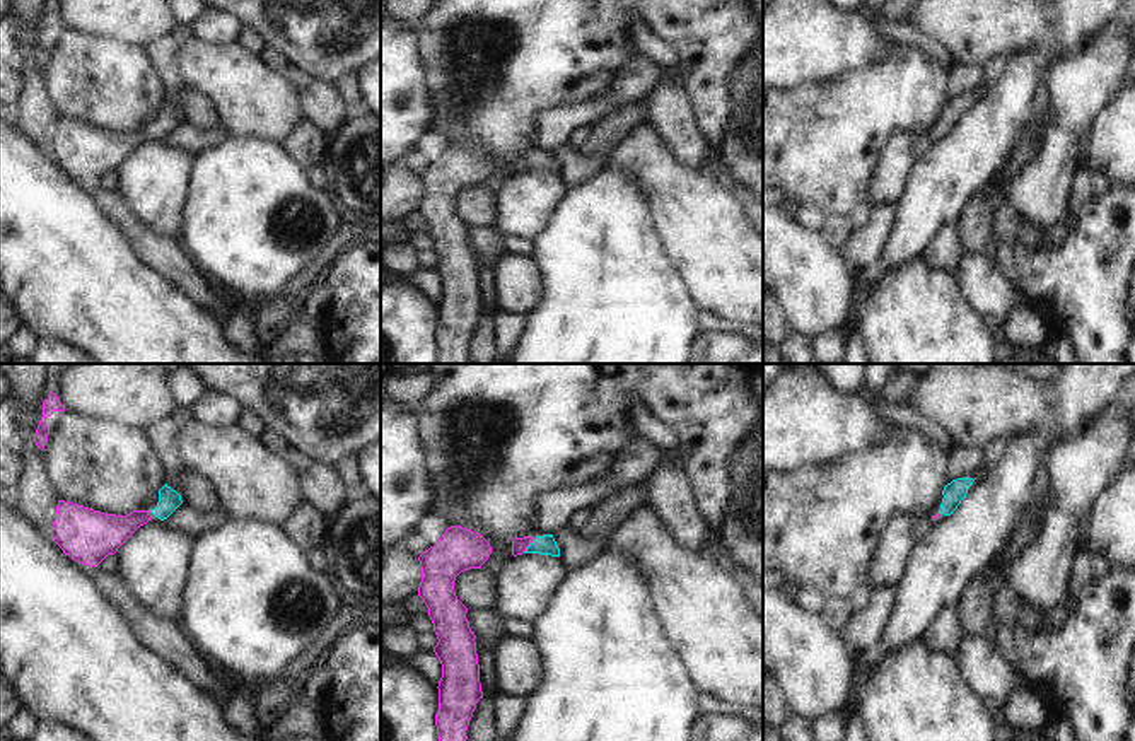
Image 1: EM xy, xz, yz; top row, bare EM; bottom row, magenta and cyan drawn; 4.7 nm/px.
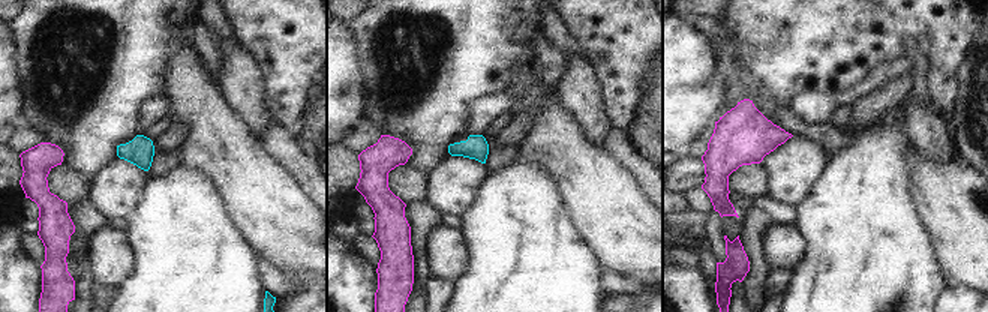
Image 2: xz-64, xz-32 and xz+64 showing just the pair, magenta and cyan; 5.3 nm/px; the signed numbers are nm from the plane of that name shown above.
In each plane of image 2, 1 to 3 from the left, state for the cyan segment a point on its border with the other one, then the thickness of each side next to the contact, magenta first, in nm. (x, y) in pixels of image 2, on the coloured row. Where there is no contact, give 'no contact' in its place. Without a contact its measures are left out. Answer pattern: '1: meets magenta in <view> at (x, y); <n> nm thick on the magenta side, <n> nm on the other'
1: no contact
2: no contact
3: no contact

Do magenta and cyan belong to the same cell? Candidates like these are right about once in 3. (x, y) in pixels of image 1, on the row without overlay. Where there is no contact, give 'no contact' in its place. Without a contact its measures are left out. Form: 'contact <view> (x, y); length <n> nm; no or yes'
contact xz (528, 163); length 90 nm; yes

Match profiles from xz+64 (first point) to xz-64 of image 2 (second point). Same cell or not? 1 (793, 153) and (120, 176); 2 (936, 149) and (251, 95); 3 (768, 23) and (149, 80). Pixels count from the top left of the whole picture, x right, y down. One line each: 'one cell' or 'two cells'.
1: one cell
2: one cell
3: one cell

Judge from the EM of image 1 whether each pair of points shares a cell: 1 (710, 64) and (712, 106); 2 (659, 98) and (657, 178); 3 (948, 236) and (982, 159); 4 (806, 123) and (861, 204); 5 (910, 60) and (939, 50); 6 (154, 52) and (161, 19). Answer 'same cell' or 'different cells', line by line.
1: same cell
2: different cells
3: different cells
4: same cell
5: different cells
6: different cells

